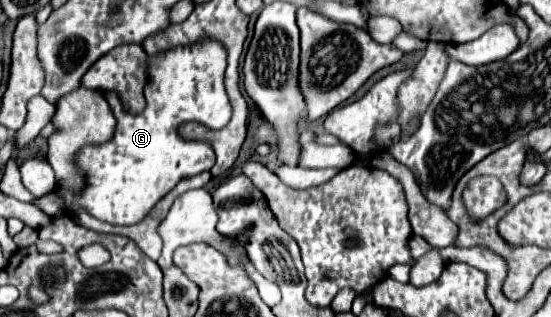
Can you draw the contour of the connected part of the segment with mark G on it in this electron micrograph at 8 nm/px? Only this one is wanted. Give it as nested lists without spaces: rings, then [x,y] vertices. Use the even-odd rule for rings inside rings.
[[[203,40],[149,58],[147,106],[141,114],[127,112],[115,92],[105,92],[105,100],[117,118],[117,128],[109,142],[87,144],[85,160],[77,158],[77,166],[85,174],[85,190],[81,194],[71,194],[67,186],[57,186],[57,194],[65,202],[65,212],[75,214],[83,208],[101,222],[131,226],[143,220],[181,178],[211,170],[215,164],[213,148],[209,144],[187,144],[177,136],[177,128],[193,120],[219,130],[231,120],[231,102],[224,86],[225,69],[223,44],[218,40]]]

